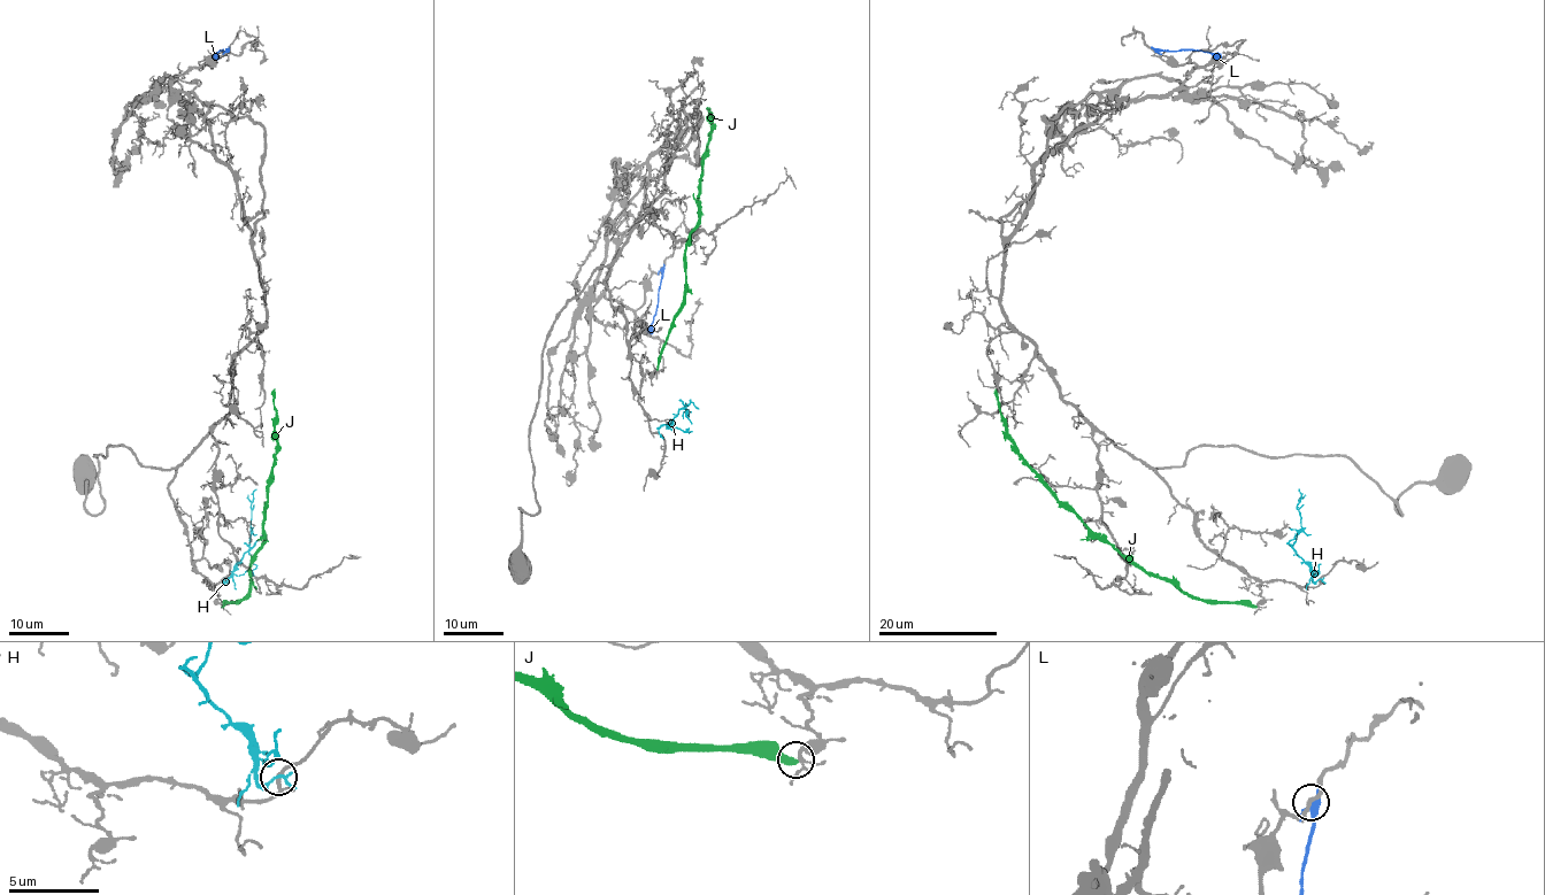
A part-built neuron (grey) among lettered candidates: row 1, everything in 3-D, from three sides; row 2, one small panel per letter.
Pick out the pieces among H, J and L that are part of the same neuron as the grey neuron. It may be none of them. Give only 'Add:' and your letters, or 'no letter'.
Add: no letter

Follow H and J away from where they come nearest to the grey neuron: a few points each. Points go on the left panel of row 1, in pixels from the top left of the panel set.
H: (224, 579), (228, 580), (250, 547), (251, 502), (255, 490)
J: (221, 606), (238, 602), (248, 592), (250, 566), (263, 544), (264, 502), (275, 452), (275, 390)

